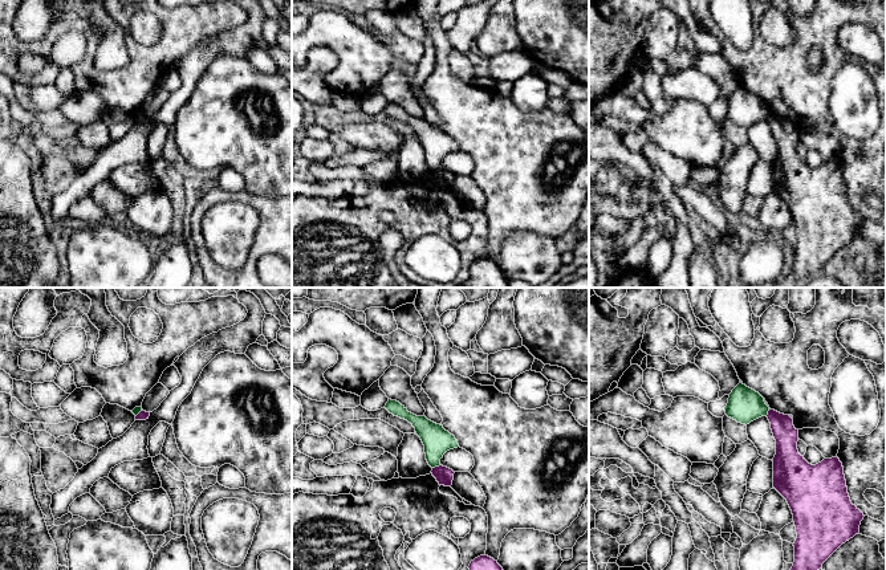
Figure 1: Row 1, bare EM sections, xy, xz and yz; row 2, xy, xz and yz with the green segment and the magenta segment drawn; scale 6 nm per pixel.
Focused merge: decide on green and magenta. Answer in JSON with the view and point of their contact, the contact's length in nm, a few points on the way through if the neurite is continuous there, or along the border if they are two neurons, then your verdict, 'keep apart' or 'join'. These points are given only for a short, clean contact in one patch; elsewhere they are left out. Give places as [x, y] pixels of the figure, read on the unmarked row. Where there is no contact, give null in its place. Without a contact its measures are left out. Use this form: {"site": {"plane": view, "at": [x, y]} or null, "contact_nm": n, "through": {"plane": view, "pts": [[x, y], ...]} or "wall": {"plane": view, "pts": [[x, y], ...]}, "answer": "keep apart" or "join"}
{"site": {"plane": "xz", "at": [435, 169]}, "contact_nm": 50, "wall": {"plane": "xz", "pts": [[439, 167], [433, 171]]}, "answer": "keep apart"}

